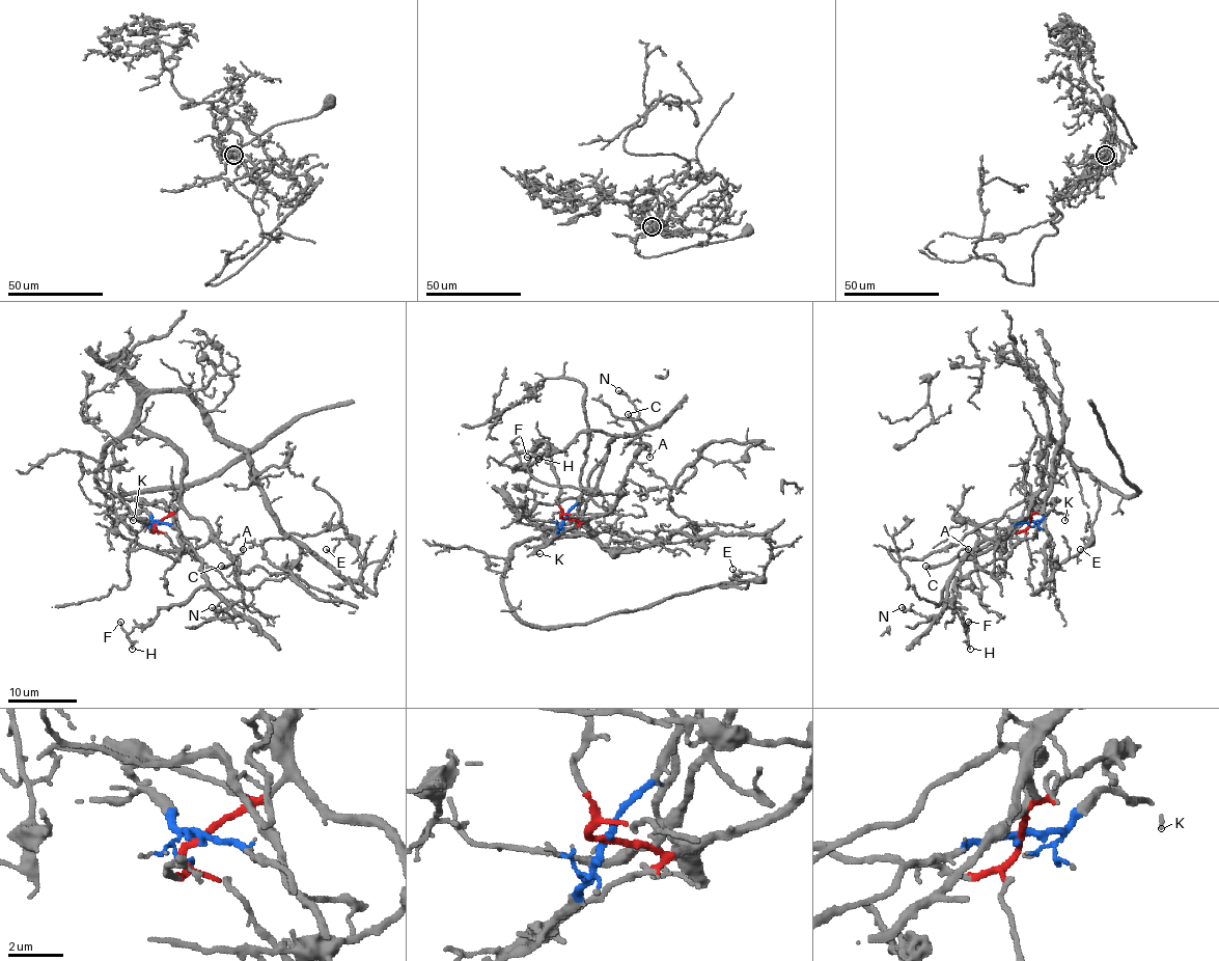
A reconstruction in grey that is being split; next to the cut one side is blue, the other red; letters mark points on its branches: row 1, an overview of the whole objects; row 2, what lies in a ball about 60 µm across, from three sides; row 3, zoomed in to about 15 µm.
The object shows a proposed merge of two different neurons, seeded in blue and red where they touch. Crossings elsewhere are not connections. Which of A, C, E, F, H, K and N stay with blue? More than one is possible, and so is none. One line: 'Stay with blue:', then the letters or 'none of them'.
Stay with blue: F, H, K, N

